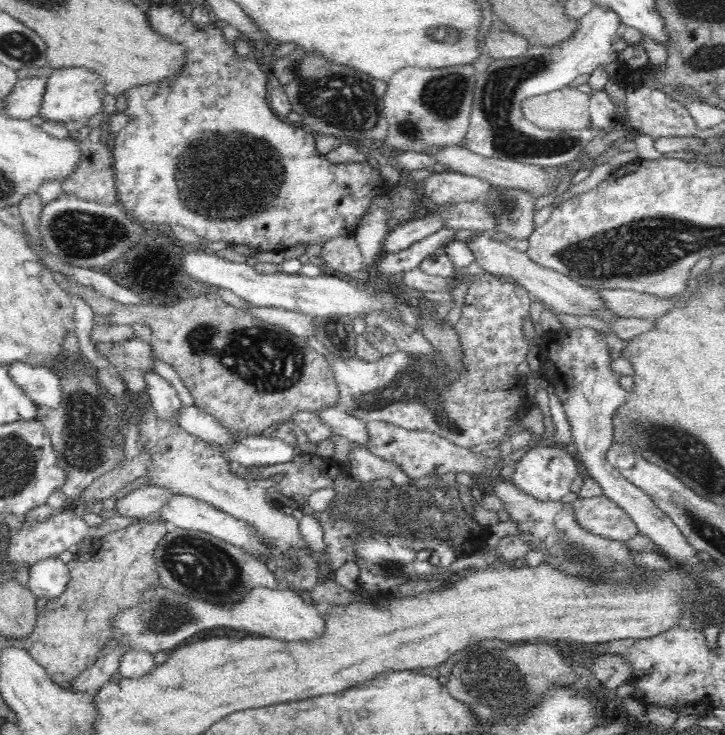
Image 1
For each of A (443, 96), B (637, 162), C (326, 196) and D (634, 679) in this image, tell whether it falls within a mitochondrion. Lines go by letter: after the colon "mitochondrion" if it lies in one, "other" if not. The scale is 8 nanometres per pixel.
A: mitochondrion
B: other
C: other
D: other

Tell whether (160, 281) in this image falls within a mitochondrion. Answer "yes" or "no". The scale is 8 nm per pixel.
no

